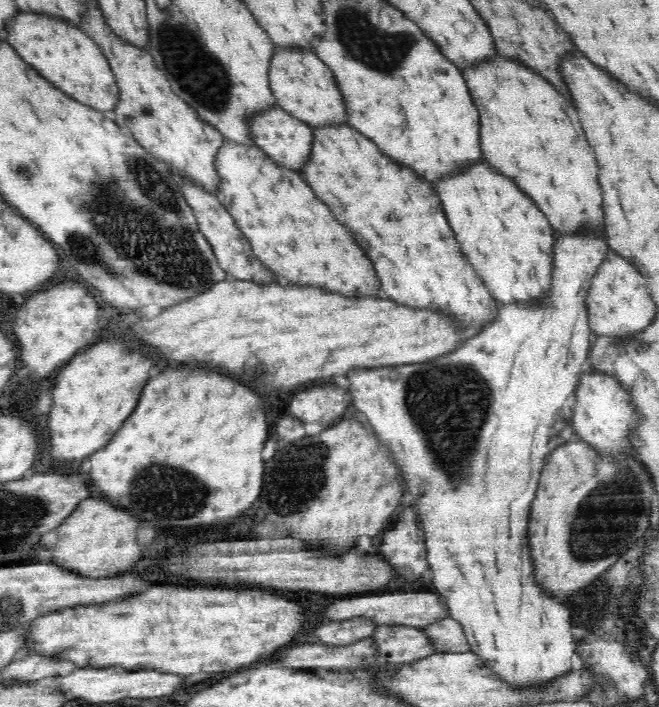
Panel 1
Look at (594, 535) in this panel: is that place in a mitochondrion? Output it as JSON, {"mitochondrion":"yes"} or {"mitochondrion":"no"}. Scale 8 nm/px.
{"mitochondrion":"yes"}

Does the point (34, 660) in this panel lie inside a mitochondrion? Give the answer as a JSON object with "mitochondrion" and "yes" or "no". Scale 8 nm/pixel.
{"mitochondrion":"no"}

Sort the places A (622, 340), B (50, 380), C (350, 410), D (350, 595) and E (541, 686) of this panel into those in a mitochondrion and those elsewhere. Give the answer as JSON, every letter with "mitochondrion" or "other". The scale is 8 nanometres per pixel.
{"A":"other","B":"other","C":"other","D":"other","E":"other"}

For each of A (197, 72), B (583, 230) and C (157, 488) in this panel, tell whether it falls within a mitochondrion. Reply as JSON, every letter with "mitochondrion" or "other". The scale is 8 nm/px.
{"A":"mitochondrion","B":"other","C":"mitochondrion"}

